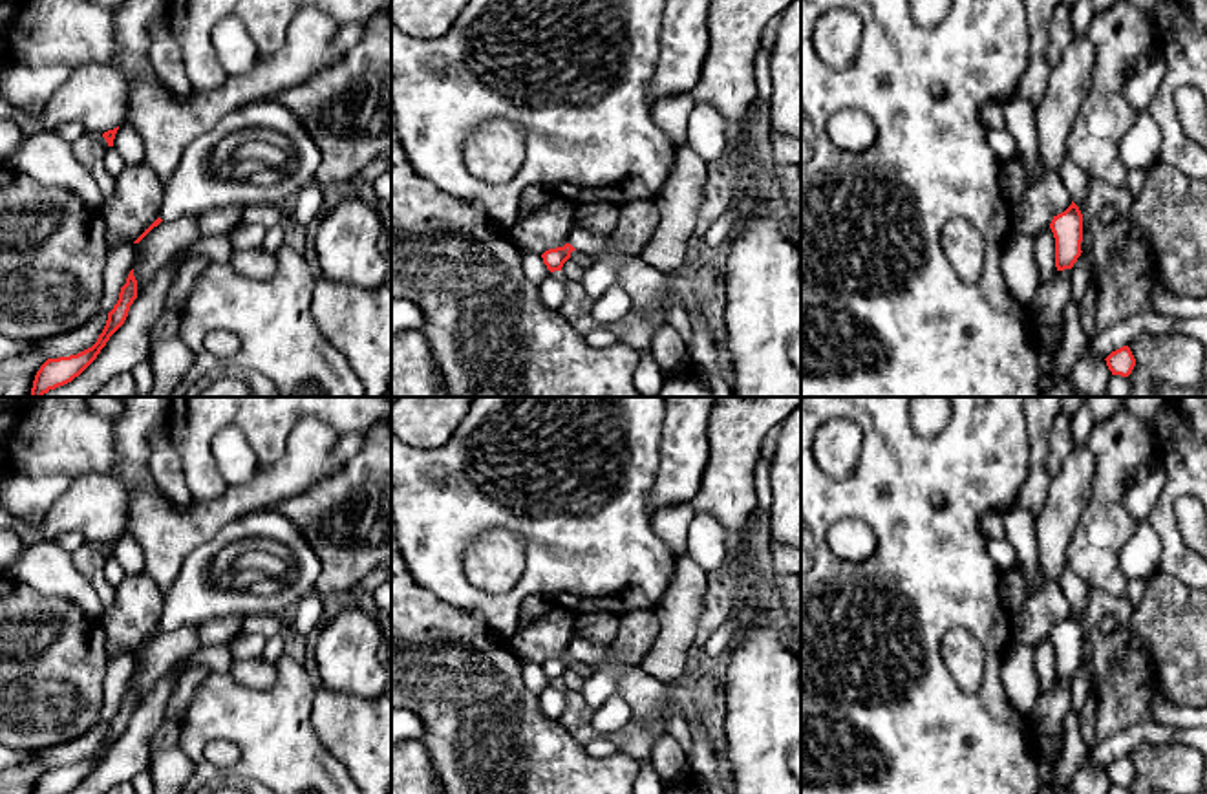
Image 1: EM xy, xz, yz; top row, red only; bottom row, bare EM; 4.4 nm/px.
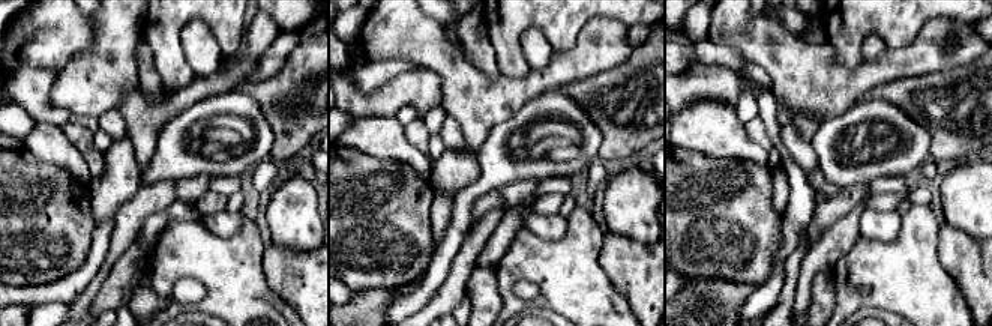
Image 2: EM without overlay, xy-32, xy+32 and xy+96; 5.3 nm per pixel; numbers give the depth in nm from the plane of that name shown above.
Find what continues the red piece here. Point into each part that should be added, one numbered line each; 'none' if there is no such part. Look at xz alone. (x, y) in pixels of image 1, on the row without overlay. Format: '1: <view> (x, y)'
1: xz (598, 688)

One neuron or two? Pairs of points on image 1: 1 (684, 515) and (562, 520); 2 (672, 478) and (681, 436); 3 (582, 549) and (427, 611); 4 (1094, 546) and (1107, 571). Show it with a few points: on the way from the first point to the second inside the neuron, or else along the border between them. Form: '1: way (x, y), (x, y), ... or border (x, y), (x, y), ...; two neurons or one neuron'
1: border (651, 513), (651, 529), (673, 553); two neurons
2: way (681, 467), (681, 447); one neuron
3: border (412, 577), (437, 597), (485, 621); two neurons
4: way (1094, 551), (1101, 566); one neuron

